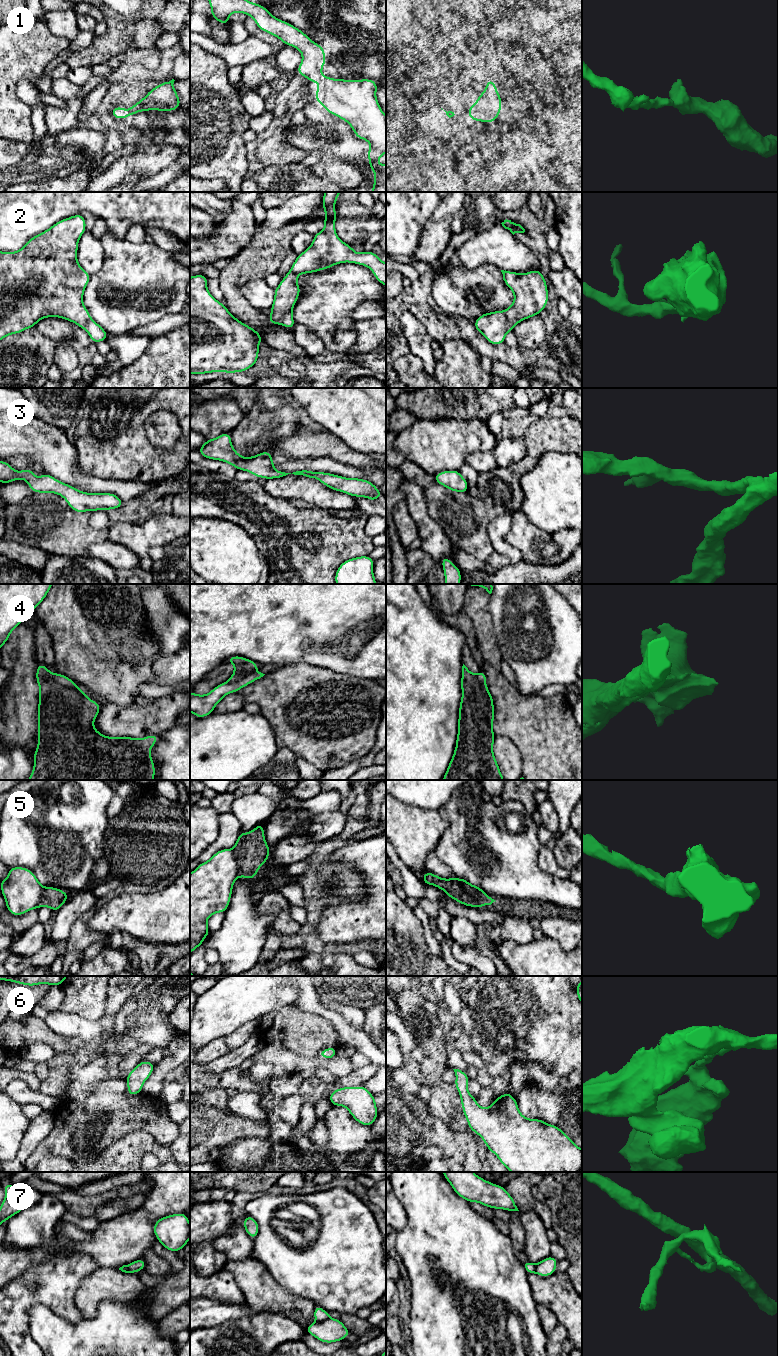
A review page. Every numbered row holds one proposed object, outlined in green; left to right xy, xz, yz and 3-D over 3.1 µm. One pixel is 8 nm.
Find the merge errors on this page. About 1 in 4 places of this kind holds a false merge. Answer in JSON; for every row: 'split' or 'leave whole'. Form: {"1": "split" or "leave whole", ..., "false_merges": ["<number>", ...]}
{"1": "leave whole", "2": "leave whole", "3": "leave whole", "4": "split", "5": "split", "6": "leave whole", "7": "split", "false_merges": ["4", "5", "7"]}

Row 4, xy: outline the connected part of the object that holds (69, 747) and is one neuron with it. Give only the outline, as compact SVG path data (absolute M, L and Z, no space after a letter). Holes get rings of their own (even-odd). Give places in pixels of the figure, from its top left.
M44 664L37 665L36 682L40 689L38 744L33 755L33 771L27 780L154 780L155 765L150 749L159 740L159 735L148 735L142 739L104 736L93 724L101 709L99 703L88 698L78 687L70 688L57 683Z

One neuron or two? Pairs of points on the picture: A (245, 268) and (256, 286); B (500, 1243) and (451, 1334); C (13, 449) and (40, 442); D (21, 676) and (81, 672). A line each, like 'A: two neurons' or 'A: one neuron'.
A: two neurons
B: one neuron
C: one neuron
D: two neurons

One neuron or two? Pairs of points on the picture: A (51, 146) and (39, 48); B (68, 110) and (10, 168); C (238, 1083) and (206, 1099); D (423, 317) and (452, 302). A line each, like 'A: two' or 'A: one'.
A: two
B: two
C: two
D: two

